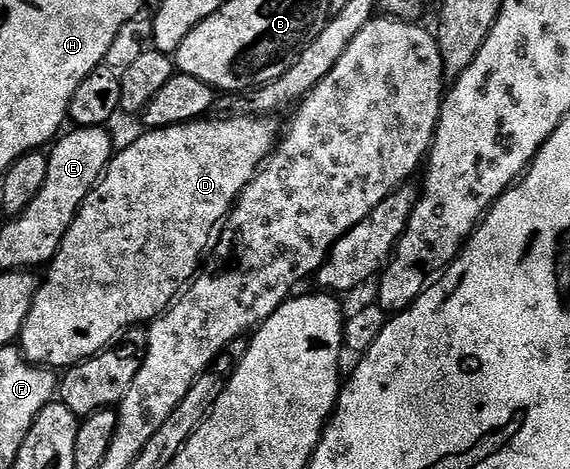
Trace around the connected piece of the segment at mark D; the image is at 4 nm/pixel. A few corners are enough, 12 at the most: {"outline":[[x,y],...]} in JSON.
{"outline":[[219,115],[112,156],[17,345],[66,371],[161,316],[281,136]]}

